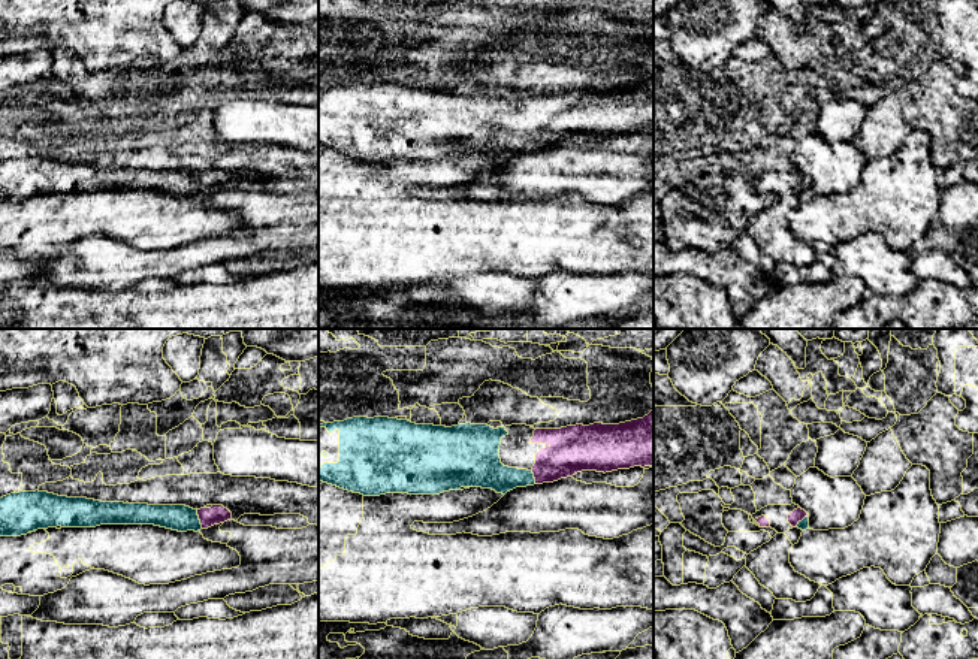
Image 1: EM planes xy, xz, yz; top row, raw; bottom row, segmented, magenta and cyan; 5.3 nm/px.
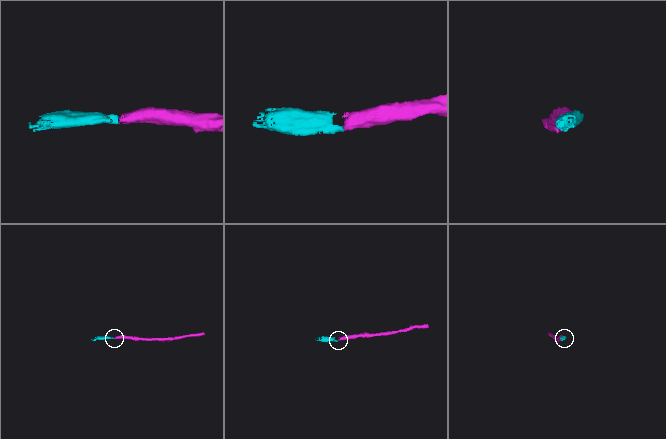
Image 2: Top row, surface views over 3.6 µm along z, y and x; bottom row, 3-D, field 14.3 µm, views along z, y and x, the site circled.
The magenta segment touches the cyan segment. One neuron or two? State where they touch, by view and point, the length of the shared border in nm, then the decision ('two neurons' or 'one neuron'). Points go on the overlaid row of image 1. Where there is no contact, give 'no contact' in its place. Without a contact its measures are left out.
xy (199, 519) | 110 nm | one neuron

